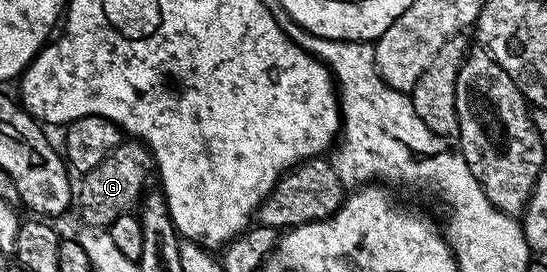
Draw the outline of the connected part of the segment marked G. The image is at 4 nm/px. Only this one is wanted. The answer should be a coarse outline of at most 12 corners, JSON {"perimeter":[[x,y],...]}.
{"perimeter":[[123,139],[76,188],[81,223],[109,229],[141,201],[150,149]]}

